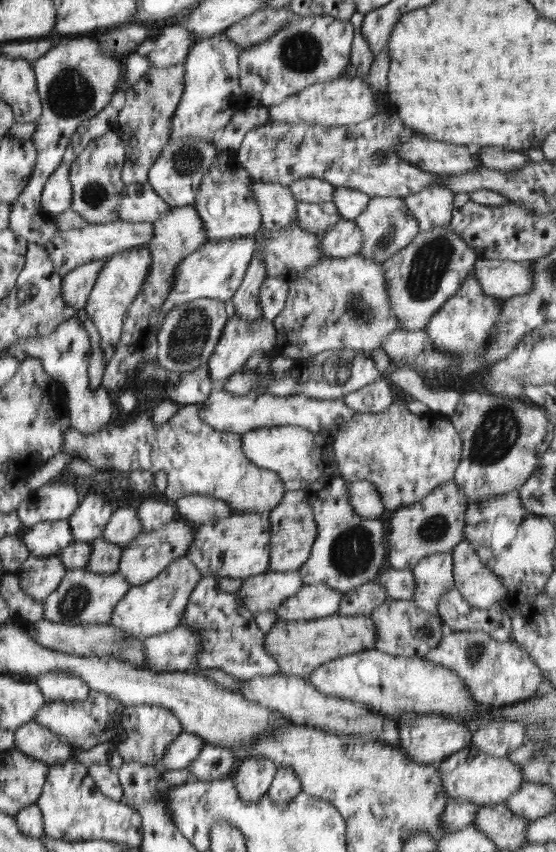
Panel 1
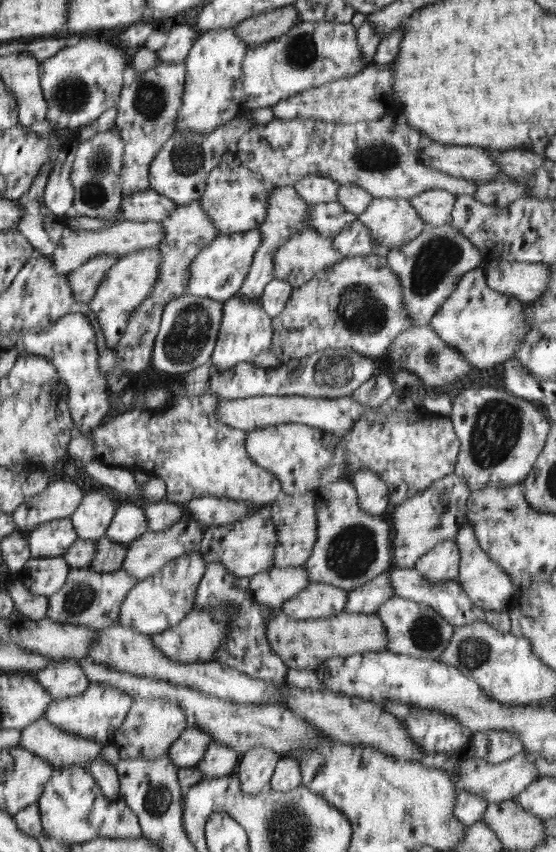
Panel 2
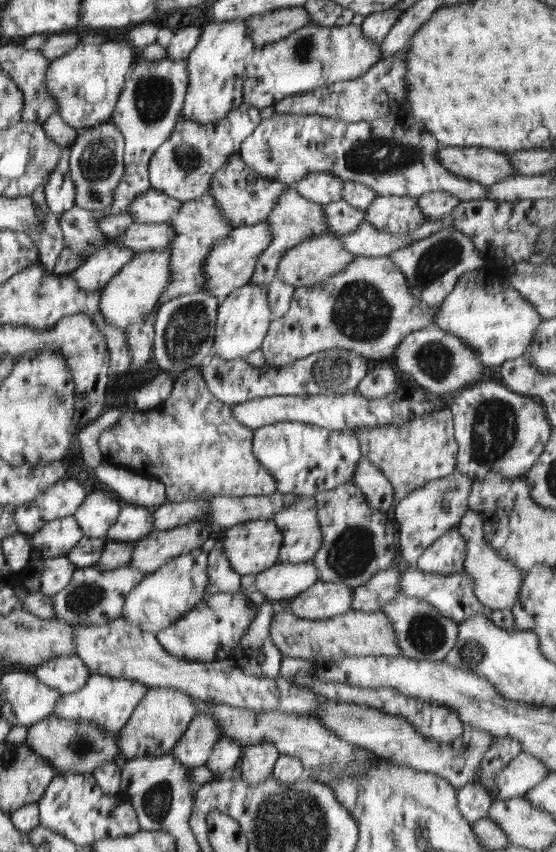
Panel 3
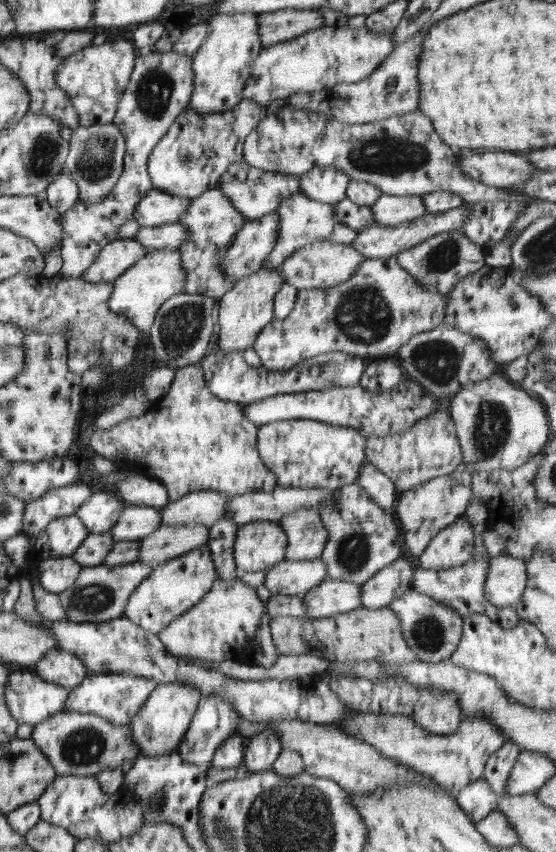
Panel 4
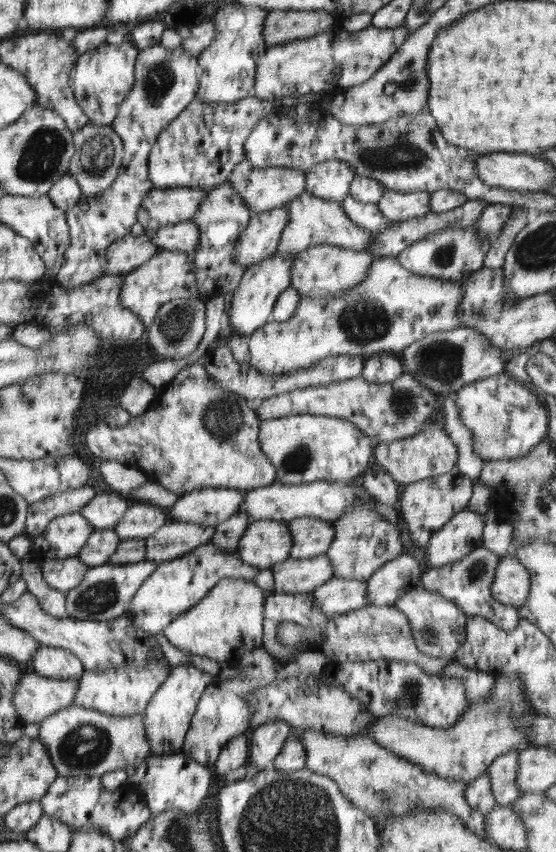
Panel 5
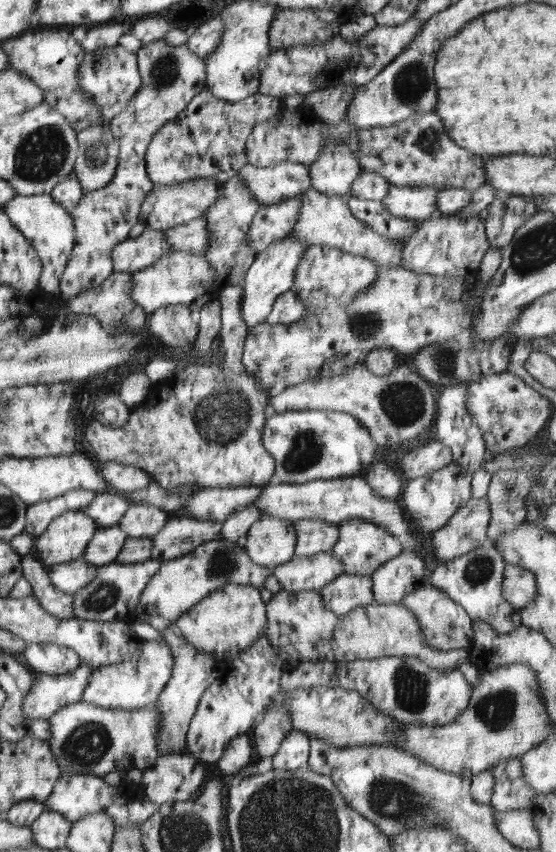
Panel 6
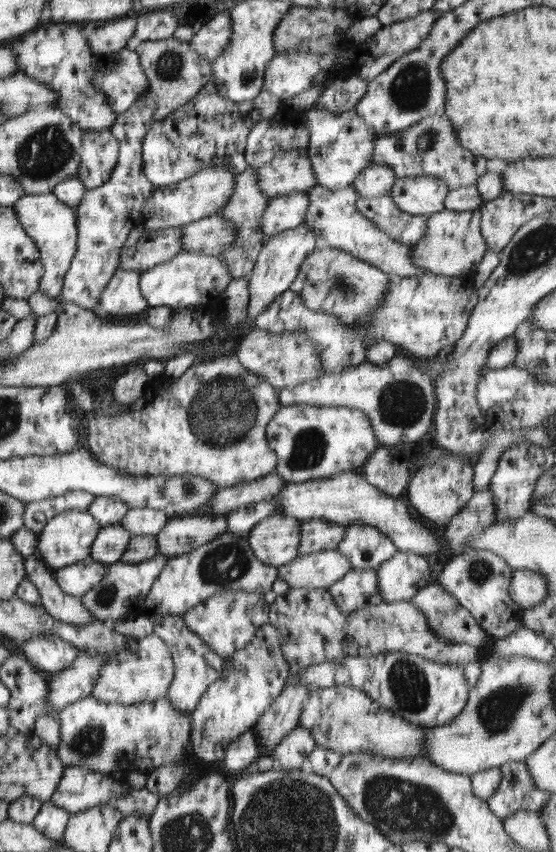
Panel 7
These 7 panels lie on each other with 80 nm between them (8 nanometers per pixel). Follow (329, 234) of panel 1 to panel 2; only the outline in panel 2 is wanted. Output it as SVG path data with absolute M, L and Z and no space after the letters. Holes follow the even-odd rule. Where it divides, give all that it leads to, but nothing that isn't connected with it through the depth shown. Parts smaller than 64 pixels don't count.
M358 219L352 222L350 227L346 227L340 234L333 237L333 245L345 257L379 254L379 251L383 251L366 226Z

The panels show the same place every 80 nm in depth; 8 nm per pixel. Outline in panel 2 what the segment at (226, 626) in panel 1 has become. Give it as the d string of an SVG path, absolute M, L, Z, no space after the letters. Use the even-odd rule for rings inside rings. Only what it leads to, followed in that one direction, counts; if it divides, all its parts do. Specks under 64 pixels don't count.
M210 562L208 566L205 566L205 570L195 594L193 609L210 609L213 612L216 607L222 607L231 616L229 634L211 661L220 661L223 665L230 666L231 669L267 682L279 683L285 680L288 668L278 654L272 650L267 639L267 620L273 610L255 603L247 589L241 589L238 586L238 578L230 575L222 564Z

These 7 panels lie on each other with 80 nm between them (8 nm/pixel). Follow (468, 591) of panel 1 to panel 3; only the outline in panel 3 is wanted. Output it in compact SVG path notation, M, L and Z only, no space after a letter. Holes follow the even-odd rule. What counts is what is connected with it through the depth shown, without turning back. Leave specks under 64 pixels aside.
M466 511L458 528L466 539L467 546L463 571L473 579L478 600L492 610L512 609L519 600L519 591L524 578L522 572L510 560L500 558L499 554L485 541L483 520L479 512Z

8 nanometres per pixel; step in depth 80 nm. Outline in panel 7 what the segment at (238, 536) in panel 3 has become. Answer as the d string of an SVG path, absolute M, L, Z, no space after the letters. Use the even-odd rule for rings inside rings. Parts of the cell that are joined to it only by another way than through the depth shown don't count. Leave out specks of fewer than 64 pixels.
M278 513L255 524L247 539L258 561L278 568L293 562L299 555L301 523Z

